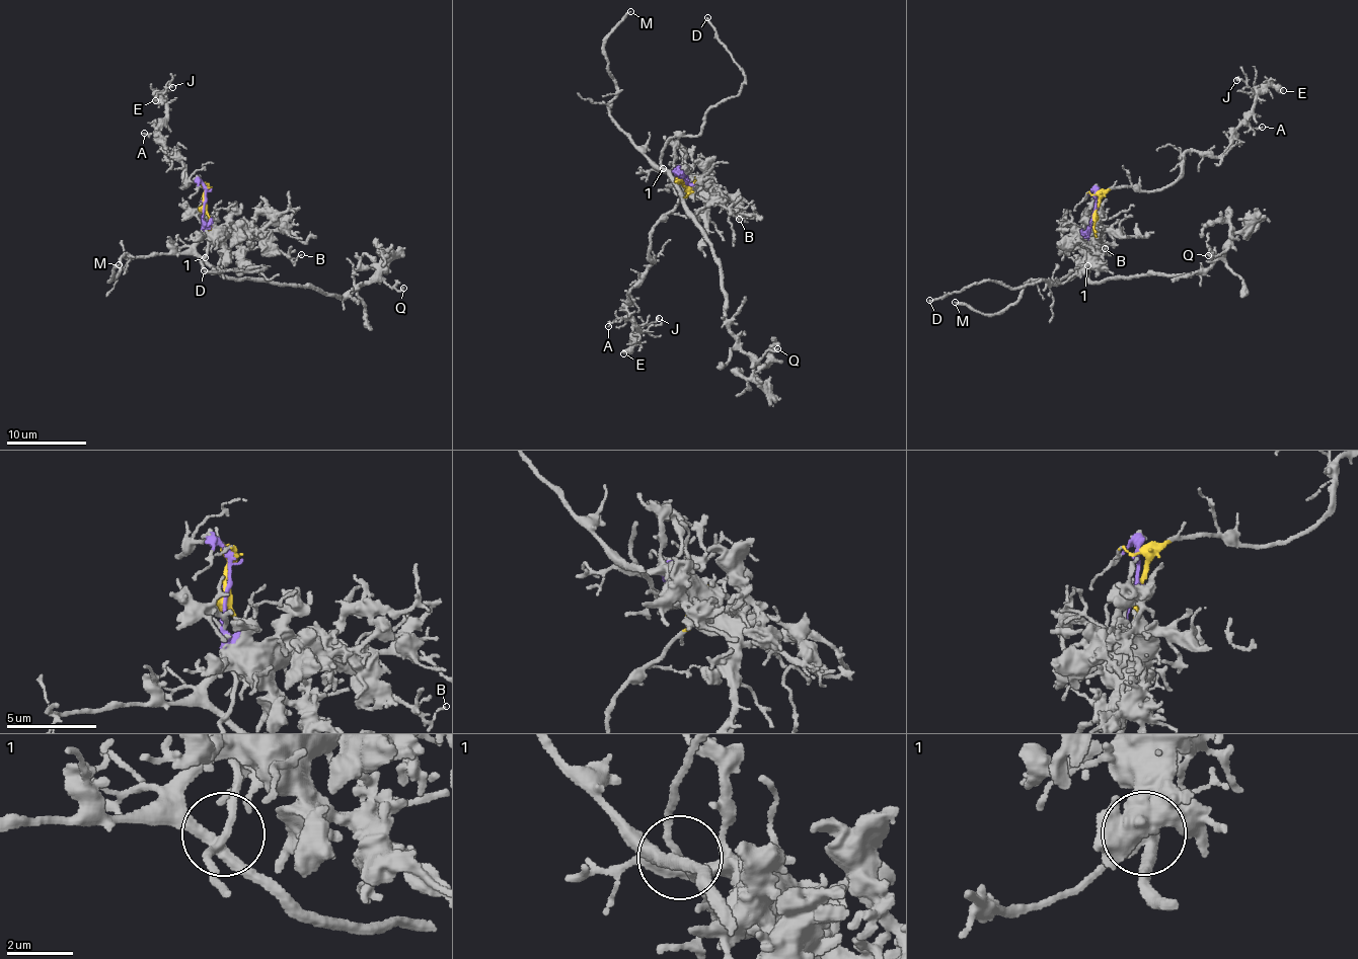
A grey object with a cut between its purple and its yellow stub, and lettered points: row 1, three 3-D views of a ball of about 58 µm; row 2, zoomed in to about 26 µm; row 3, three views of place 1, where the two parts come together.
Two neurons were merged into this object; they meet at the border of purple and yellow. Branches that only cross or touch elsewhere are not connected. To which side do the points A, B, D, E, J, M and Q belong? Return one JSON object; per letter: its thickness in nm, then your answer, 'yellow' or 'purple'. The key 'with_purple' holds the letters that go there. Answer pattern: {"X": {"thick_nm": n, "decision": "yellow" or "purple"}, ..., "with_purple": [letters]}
{"A": {"thick_nm": 120, "decision": "yellow"}, "B": {"thick_nm": 100, "decision": "purple"}, "D": {"thick_nm": 160, "decision": "yellow"}, "E": {"thick_nm": 500, "decision": "yellow"}, "J": {"thick_nm": 150, "decision": "yellow"}, "M": {"thick_nm": 190, "decision": "purple"}, "Q": {"thick_nm": 150, "decision": "purple"}, "with_purple": ["B", "M", "Q"]}

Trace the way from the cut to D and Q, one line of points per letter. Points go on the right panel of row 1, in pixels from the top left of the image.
D: (1094, 212), (1096, 250), (1082, 270), (1066, 281), (1052, 284), (1042, 281), (1017, 288), (979, 281), (928, 300)
Q: (1094, 212), (1086, 273), (1091, 282), (1207, 272), (1227, 249), (1214, 256), (1207, 254)

